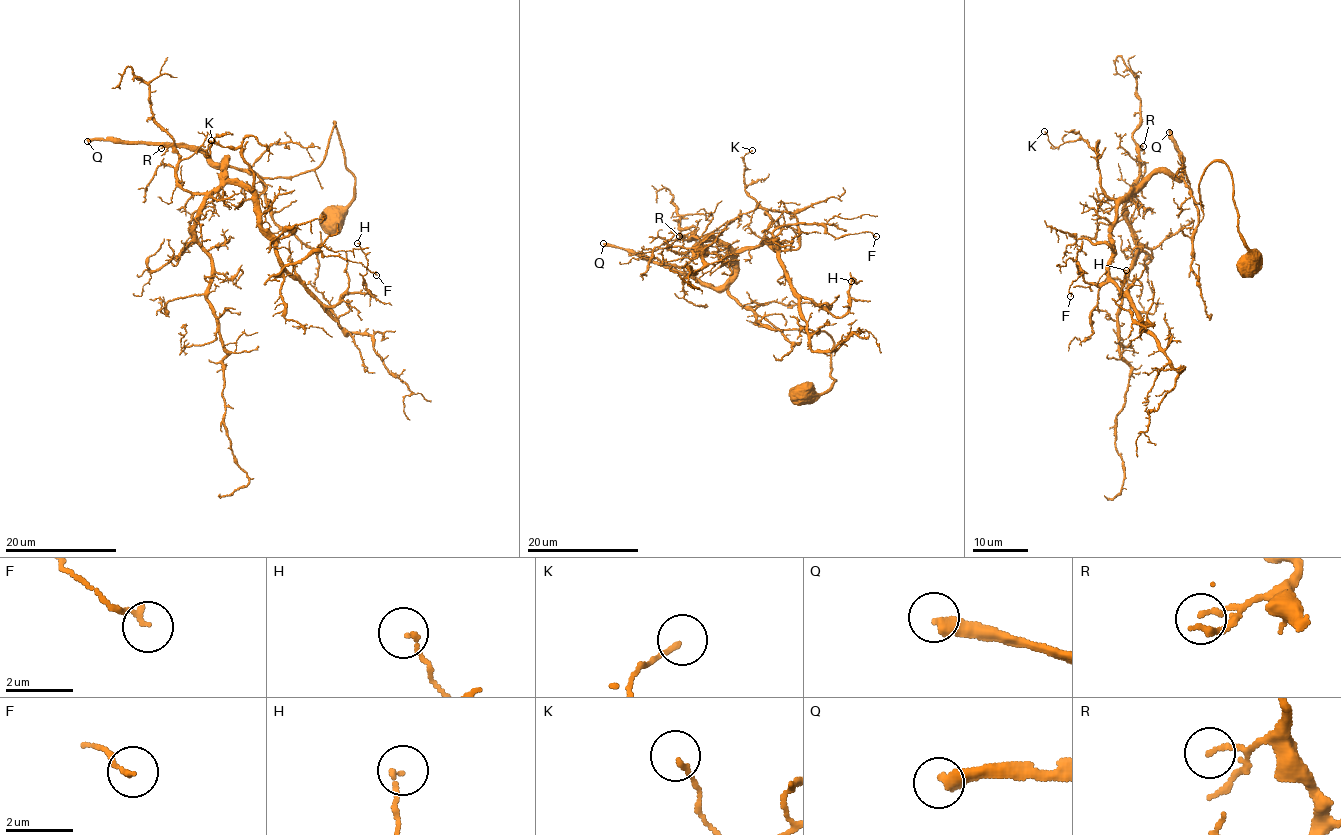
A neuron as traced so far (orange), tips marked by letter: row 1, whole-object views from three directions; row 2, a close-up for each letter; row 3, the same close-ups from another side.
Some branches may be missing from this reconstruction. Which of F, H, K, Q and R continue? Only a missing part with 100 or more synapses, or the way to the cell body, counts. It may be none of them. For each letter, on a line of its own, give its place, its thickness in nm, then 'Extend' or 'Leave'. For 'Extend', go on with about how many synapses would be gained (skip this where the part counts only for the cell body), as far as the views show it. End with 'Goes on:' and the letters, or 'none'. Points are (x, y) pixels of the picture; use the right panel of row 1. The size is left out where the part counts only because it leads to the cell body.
F: Place: (1070, 296). Thickness 140 nm. Leave
H: Place: (1126, 270). Thickness 130 nm. Leave
K: Place: (1044, 131). Thickness 120 nm. Leave
Q: Place: (1169, 132). Thickness 400 nm. Extend. Roughly 400 synapses
R: Place: (1143, 146). Thickness 120 nm. Leave
Goes on: Q

